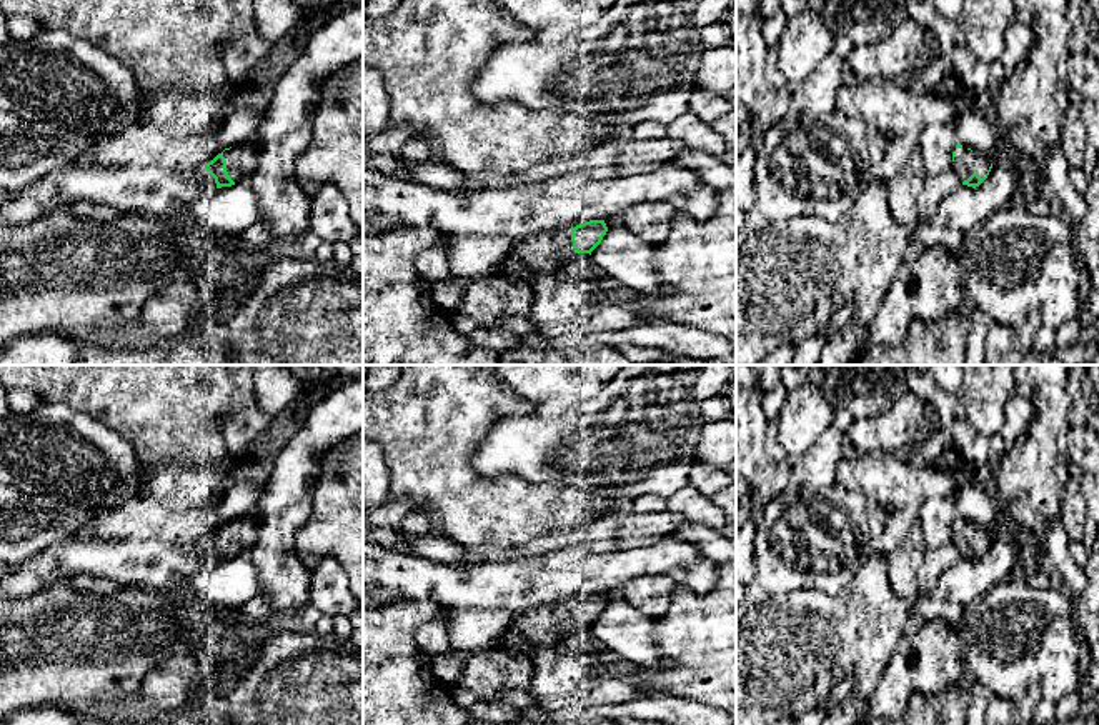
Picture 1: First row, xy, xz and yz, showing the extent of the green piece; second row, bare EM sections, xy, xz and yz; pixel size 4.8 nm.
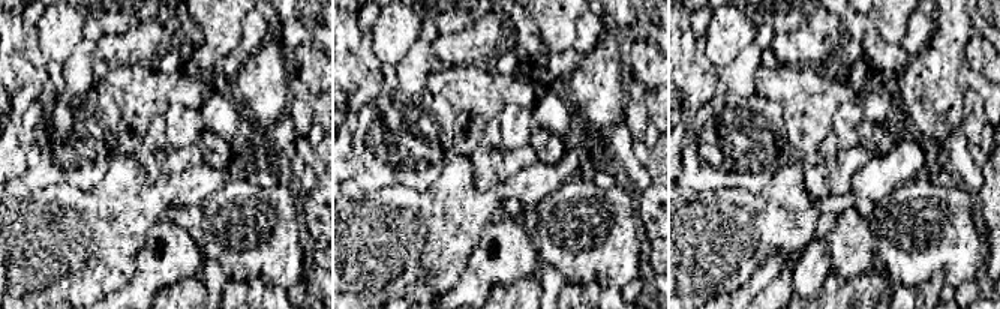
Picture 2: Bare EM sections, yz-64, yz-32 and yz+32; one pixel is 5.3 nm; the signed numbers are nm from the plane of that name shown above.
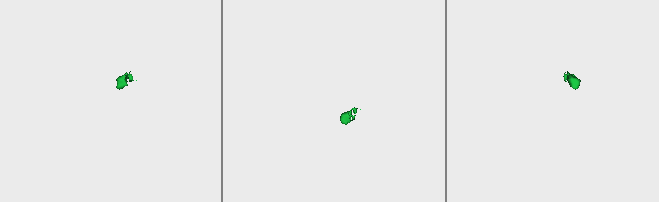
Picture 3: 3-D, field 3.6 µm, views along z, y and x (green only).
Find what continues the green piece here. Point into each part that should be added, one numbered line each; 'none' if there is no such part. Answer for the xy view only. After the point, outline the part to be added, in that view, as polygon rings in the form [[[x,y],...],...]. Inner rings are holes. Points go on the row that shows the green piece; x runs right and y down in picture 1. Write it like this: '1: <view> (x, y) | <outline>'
1: xy (242, 160) | [[[251,140],[231,147],[230,150],[223,152],[223,157],[226,160],[226,172],[235,183],[241,180],[248,180],[258,167],[256,142]]]

